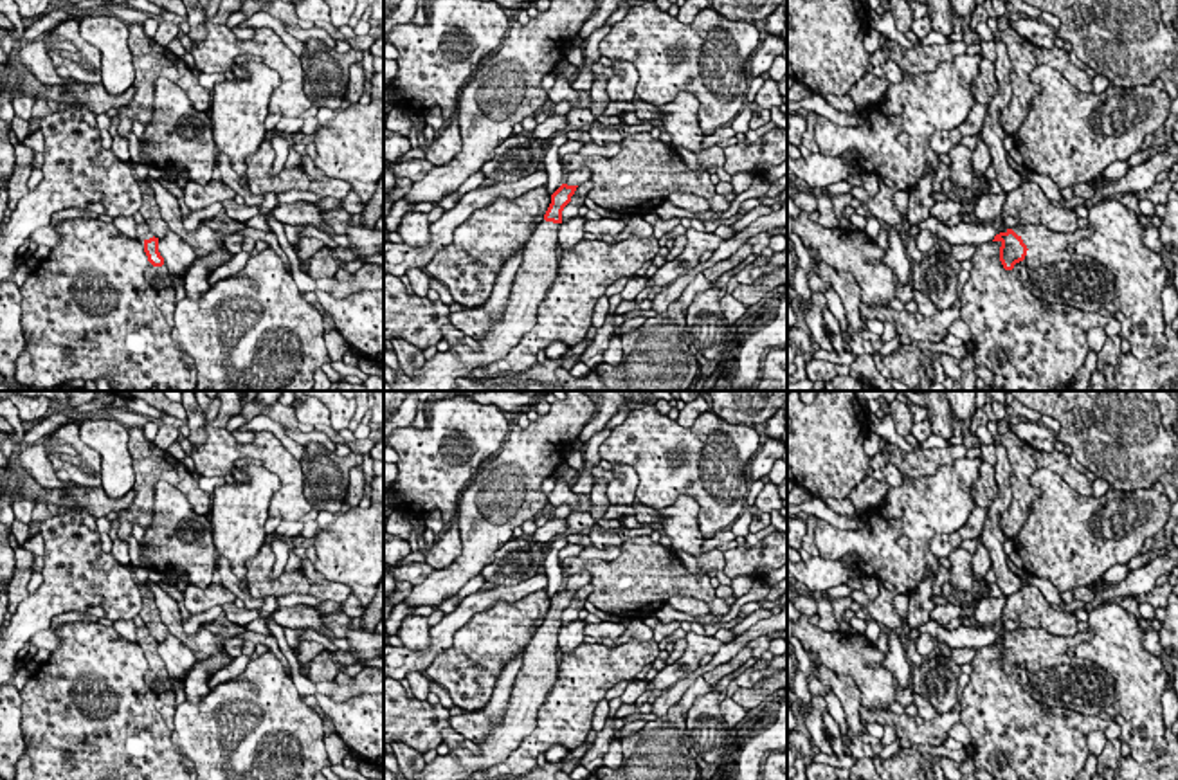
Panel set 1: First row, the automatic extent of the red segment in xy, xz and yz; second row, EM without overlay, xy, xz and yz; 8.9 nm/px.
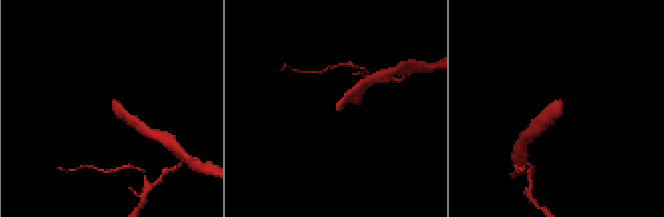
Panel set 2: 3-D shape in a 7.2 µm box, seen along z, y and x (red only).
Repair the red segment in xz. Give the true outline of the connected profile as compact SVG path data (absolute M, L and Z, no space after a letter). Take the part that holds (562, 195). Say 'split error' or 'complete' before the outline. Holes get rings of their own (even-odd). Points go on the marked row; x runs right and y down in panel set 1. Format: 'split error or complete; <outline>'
split error; M562 184L553 195L544 218L537 223L522 250L504 313L492 331L479 339L479 349L456 346L438 351L412 376L394 371L391 391L450 391L458 378L467 378L476 367L488 367L504 358L537 324L537 308L557 277L557 243L562 211L578 186Z

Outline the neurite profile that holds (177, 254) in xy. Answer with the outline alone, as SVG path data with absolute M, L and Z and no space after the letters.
M169 231L162 240L159 240L159 252L171 276L171 285L177 292L177 303L186 297L184 288L184 268L193 265L196 256L187 241L178 234Z

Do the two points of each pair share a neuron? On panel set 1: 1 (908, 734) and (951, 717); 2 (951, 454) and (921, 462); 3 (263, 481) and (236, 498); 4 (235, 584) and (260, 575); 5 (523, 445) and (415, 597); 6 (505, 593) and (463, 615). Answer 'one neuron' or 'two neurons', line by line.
1: one neuron
2: one neuron
3: one neuron
4: two neurons
5: one neuron
6: one neuron

